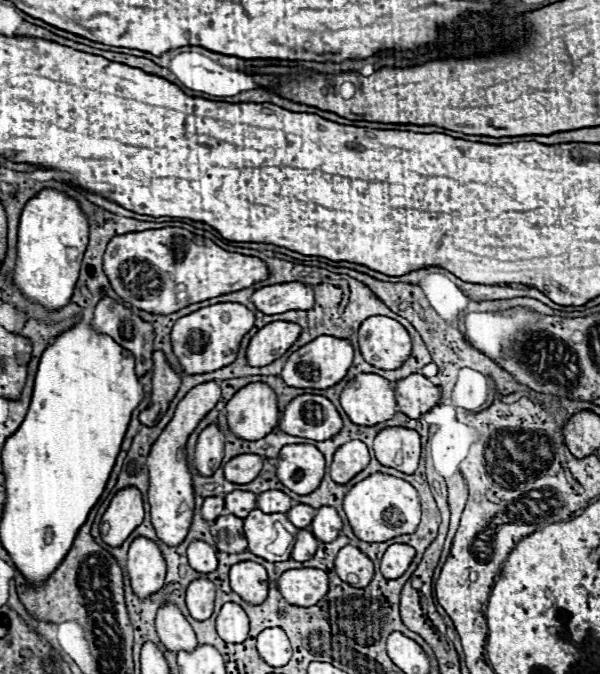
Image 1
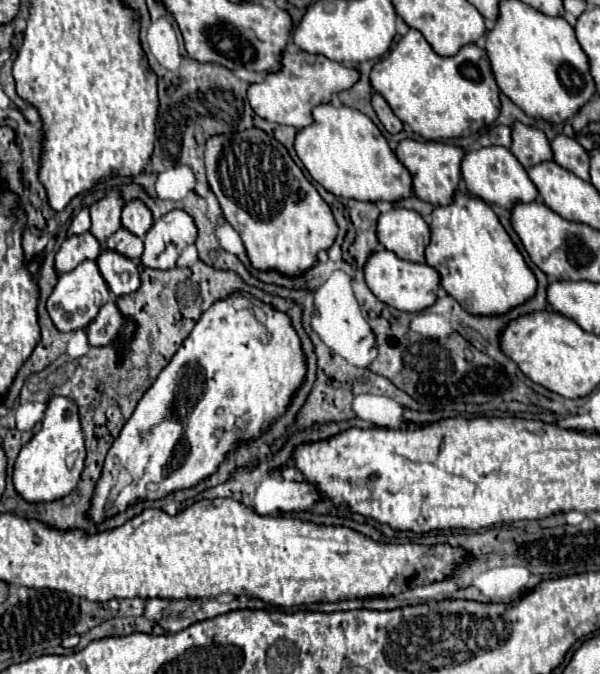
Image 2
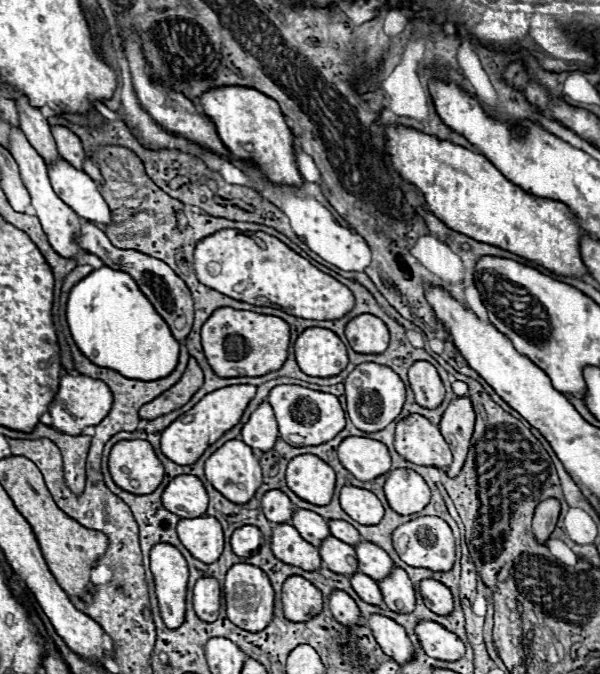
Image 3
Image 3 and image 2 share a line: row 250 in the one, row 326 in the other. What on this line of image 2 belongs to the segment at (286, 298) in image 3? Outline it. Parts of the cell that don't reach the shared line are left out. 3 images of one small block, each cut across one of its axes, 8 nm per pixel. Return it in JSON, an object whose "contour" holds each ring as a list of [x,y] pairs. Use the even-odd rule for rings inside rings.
{"contour":[[[236,292],[212,304],[212,308],[200,316],[194,330],[172,356],[168,366],[160,372],[158,380],[142,396],[134,414],[124,424],[120,436],[112,442],[106,454],[92,504],[86,512],[90,522],[102,524],[116,514],[126,512],[138,500],[160,500],[176,490],[196,486],[212,476],[226,456],[236,452],[240,444],[258,440],[276,420],[286,414],[294,392],[306,378],[306,356],[302,352],[300,336],[286,312],[256,300],[252,294],[244,296],[250,300],[248,308],[234,308],[234,300],[240,298],[242,294]]]}

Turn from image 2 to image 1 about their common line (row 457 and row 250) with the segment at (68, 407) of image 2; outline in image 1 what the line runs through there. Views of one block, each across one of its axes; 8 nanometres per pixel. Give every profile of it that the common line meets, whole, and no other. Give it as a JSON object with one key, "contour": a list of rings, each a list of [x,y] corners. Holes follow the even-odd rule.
{"contour":[[[44,188],[34,198],[30,198],[22,210],[18,228],[18,260],[14,274],[18,290],[30,300],[40,302],[48,310],[66,306],[78,280],[82,260],[80,256],[86,252],[88,232],[90,226],[86,214],[68,194],[54,188]],[[68,248],[78,248],[80,252],[72,262],[66,254]]]}

